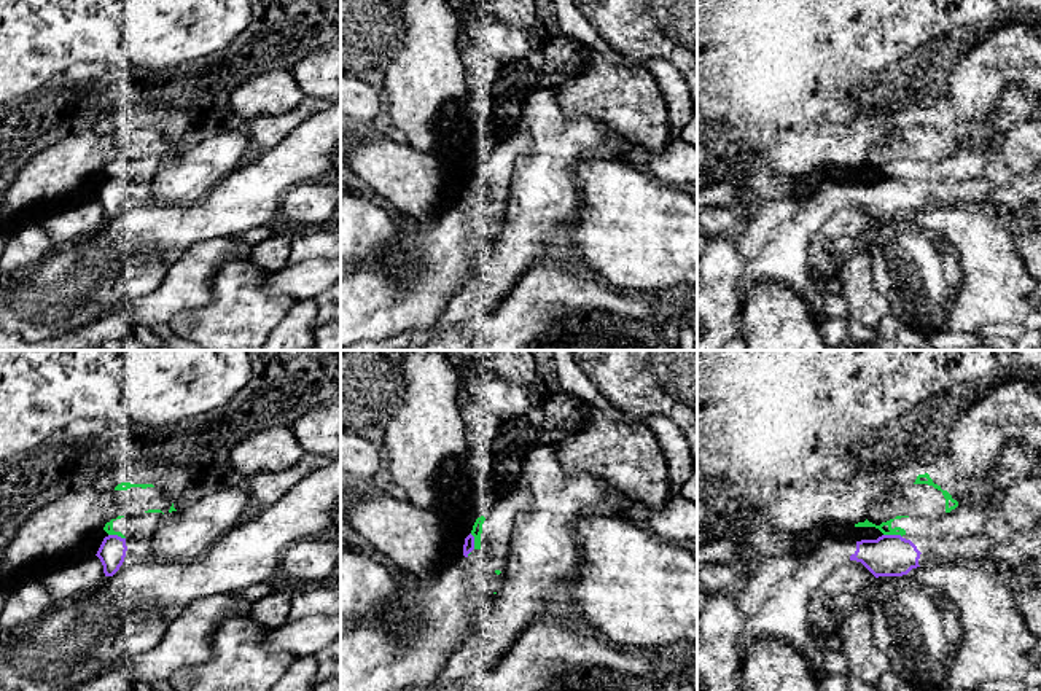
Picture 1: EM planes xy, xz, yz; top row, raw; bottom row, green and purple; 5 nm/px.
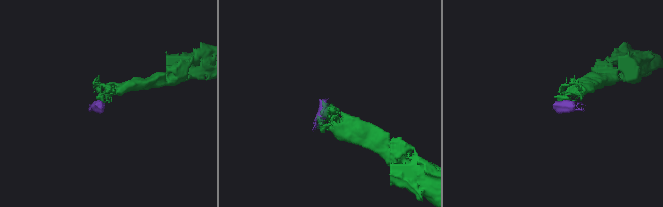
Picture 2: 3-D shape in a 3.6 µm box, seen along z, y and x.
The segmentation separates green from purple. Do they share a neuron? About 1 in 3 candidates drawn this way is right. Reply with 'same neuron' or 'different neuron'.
different neuron

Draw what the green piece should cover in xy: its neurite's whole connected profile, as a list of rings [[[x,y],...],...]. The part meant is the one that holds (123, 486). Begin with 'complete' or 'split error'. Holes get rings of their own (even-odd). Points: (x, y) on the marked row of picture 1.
split error; [[[121,482],[113,490],[94,490],[91,486],[72,490],[56,502],[35,509],[35,513],[19,527],[8,543],[2,570],[11,573],[37,559],[53,559],[75,549],[84,540],[105,530],[108,535],[126,538],[121,532],[113,530],[113,522],[129,514],[143,513],[172,513],[177,511],[174,503],[153,484]]]

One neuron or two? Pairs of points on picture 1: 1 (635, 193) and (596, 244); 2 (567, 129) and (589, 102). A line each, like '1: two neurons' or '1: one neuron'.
1: one neuron
2: two neurons

